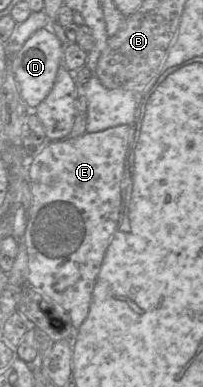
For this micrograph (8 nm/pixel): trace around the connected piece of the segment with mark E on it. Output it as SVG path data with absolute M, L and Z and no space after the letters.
M123 124L107 128L105 130L88 133L78 137L67 137L63 140L48 141L38 154L32 157L28 169L28 181L30 183L32 204L30 217L27 222L26 231L20 242L26 248L28 256L28 278L27 283L38 291L43 297L48 297L51 301L60 305L70 316L71 323L75 329L86 321L90 312L93 299L94 288L102 267L105 254L110 241L116 231L121 213L122 186L125 173L125 167L131 147L132 126Z

